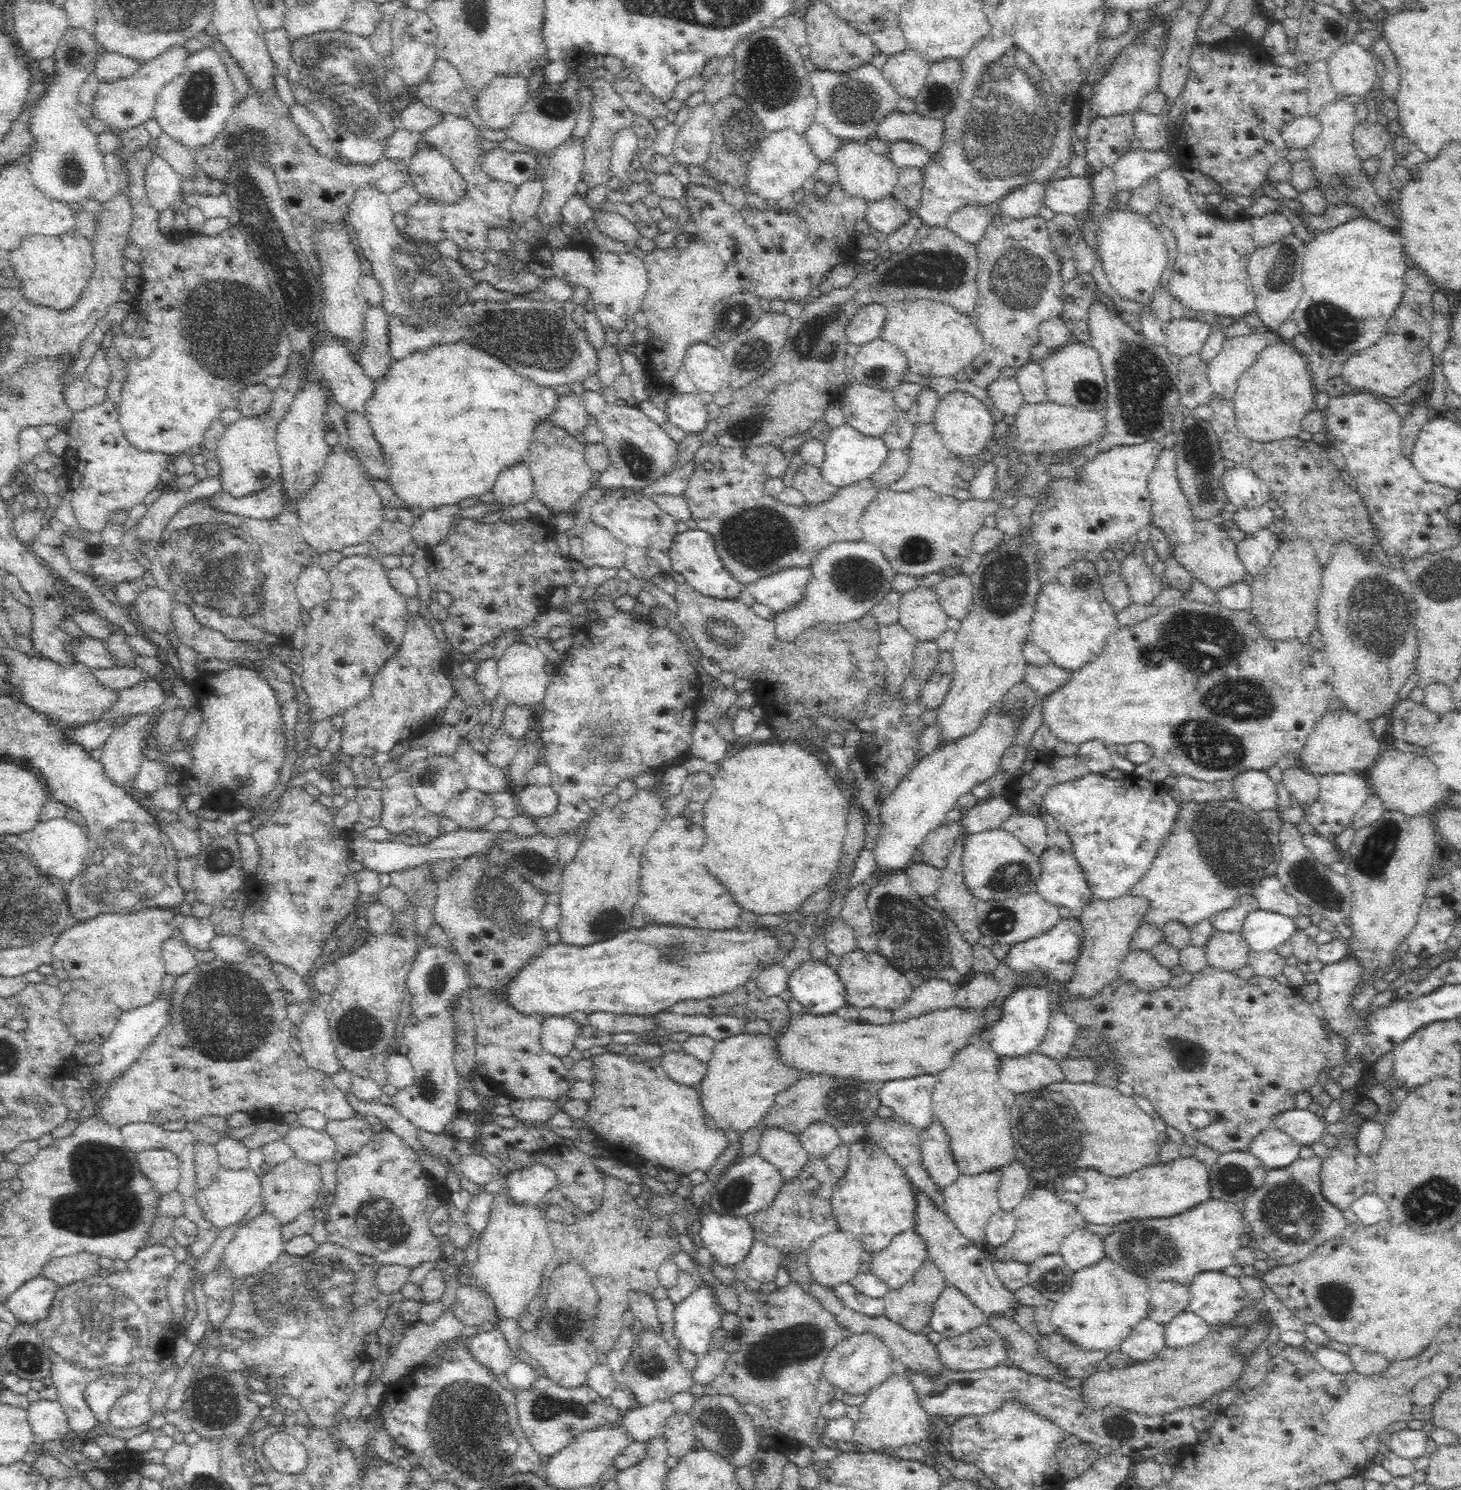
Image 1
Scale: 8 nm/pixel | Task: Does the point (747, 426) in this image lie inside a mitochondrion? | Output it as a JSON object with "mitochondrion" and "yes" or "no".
{"mitochondrion":"yes"}

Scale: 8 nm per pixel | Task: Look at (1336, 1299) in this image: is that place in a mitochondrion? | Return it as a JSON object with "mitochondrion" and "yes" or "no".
{"mitochondrion":"yes"}

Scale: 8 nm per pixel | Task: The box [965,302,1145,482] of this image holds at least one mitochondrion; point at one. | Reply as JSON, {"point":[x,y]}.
{"point":[1086,391]}

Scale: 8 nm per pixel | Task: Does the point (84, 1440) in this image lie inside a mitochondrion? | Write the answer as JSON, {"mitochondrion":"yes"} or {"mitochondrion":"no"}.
{"mitochondrion":"no"}

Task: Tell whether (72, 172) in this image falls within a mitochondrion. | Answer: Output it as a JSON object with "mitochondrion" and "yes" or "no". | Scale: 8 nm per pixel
{"mitochondrion":"yes"}

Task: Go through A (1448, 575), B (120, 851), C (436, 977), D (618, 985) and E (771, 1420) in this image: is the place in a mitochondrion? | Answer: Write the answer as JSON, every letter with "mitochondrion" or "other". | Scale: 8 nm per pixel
{"A":"mitochondrion","B":"mitochondrion","C":"mitochondrion","D":"other","E":"other"}

